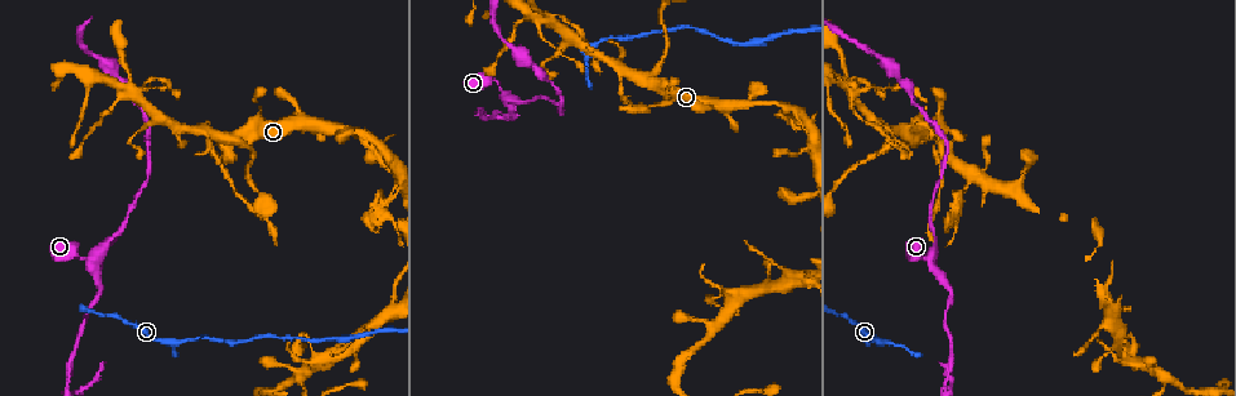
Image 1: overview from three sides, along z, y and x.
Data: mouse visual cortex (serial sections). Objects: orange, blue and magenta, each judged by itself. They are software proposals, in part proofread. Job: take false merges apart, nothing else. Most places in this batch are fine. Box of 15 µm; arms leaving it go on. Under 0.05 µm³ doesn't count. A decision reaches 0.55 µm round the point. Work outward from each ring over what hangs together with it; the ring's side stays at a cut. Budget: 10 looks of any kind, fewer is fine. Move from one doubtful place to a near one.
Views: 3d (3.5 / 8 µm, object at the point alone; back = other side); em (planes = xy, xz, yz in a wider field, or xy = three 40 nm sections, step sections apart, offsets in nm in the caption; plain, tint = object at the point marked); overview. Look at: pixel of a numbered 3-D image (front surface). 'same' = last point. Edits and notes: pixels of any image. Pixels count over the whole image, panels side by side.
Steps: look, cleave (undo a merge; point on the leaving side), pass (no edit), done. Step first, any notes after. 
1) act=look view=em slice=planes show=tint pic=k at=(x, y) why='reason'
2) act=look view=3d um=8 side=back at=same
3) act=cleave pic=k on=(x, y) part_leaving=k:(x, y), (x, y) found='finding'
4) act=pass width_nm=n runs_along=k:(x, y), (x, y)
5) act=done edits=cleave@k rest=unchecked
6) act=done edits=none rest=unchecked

act=look view=3d um=8 pic=1 at=(902, 131) why='a narrow waist'

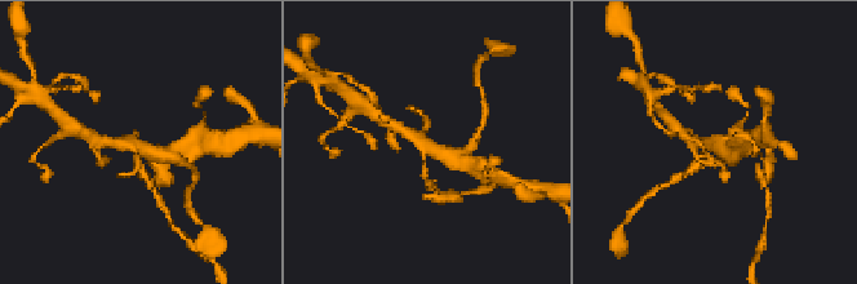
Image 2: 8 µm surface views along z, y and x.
act=look view=em slice=xy step=2 show=tint pic=2 at=(426, 144) why='shape alone is not enough'

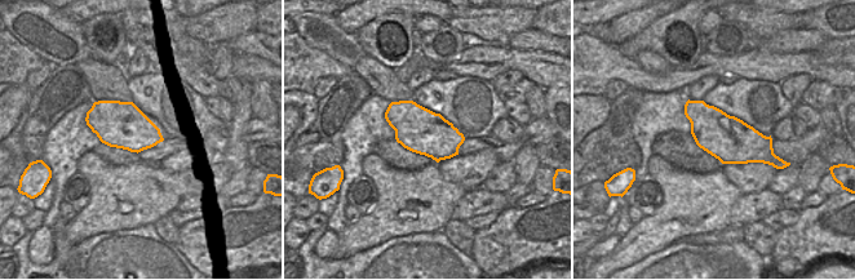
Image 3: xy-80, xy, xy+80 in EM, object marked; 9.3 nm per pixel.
act=pass width_nm=420 runs_along=2:(460, 160), (435, 152), (394, 125) found='one cell here'

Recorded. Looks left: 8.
act=look view=3d um=8 pic=1 at=(217, 160) why='sharp bend'

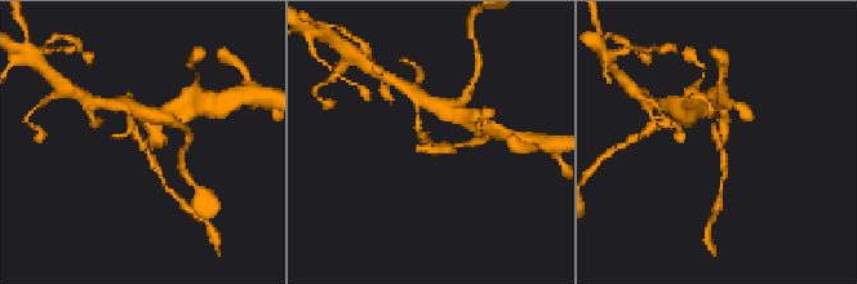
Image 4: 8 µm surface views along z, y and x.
act=look view=em slice=xy step=1 show=tint pic=4 at=(143, 145) why='need the tissue'

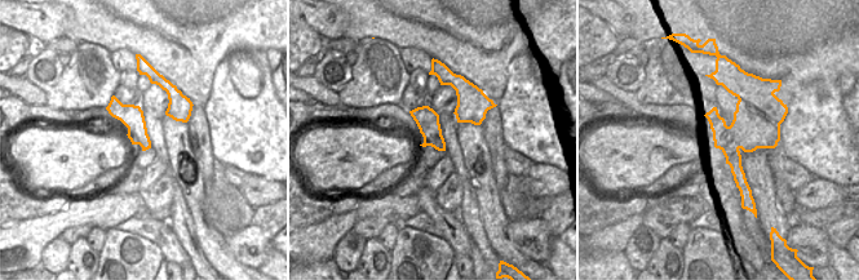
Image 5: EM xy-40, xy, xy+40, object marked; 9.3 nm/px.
act=pass width_nm=220 runs_along=4:(143, 120), (163, 181) found='all the same cell'

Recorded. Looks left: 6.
act=look view=3d um=3.5 side=back pic=1 at=(545, 21) why='looks like a crossing'

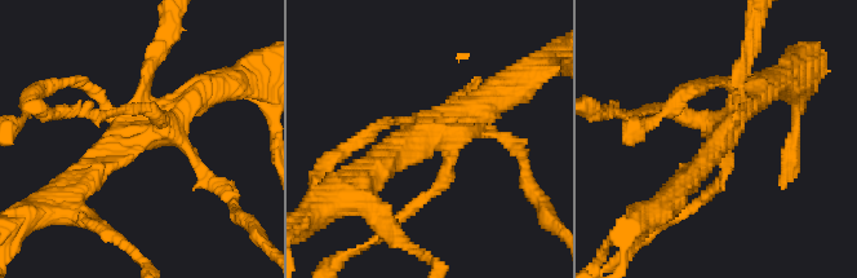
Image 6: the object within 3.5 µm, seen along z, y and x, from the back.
act=look view=em slice=planes show=tint pic=6 at=(428, 135) why='need the tissue'

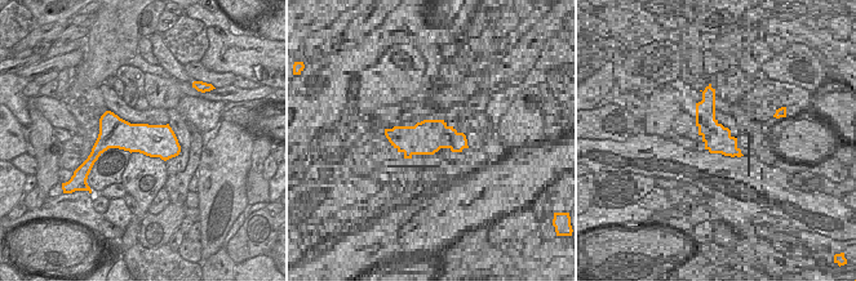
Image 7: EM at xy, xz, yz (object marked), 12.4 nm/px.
act=pass runs_along=6:(79, 186), (205, 91) found='continuous, no second cell'

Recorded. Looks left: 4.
act=look view=3d um=8 side=back pic=1 at=(957, 212) why='sharp bend'

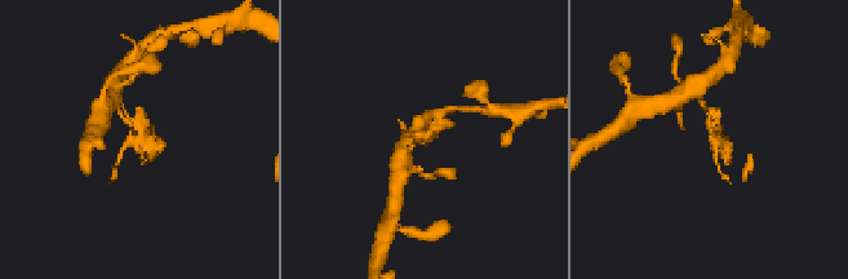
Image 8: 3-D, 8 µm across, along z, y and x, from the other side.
act=look view=em slice=xy step=5 show=tint pic=8 at=(430, 140) why='shape alone is not enough'

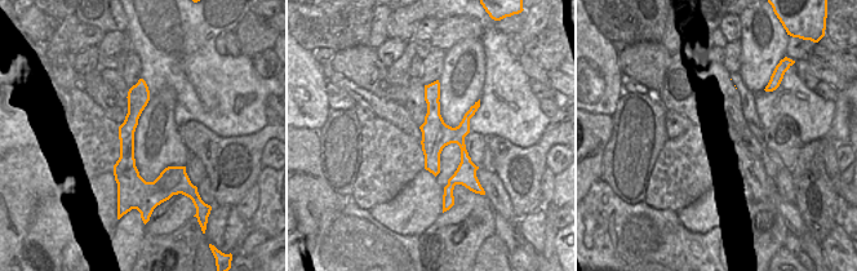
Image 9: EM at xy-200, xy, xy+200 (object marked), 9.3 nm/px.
act=pass width_nm=280 runs_along=8:(701, 105), (715, 138), (715, 163) found='one cell here'

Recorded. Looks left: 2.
act=done edits=none rest=unchecked

